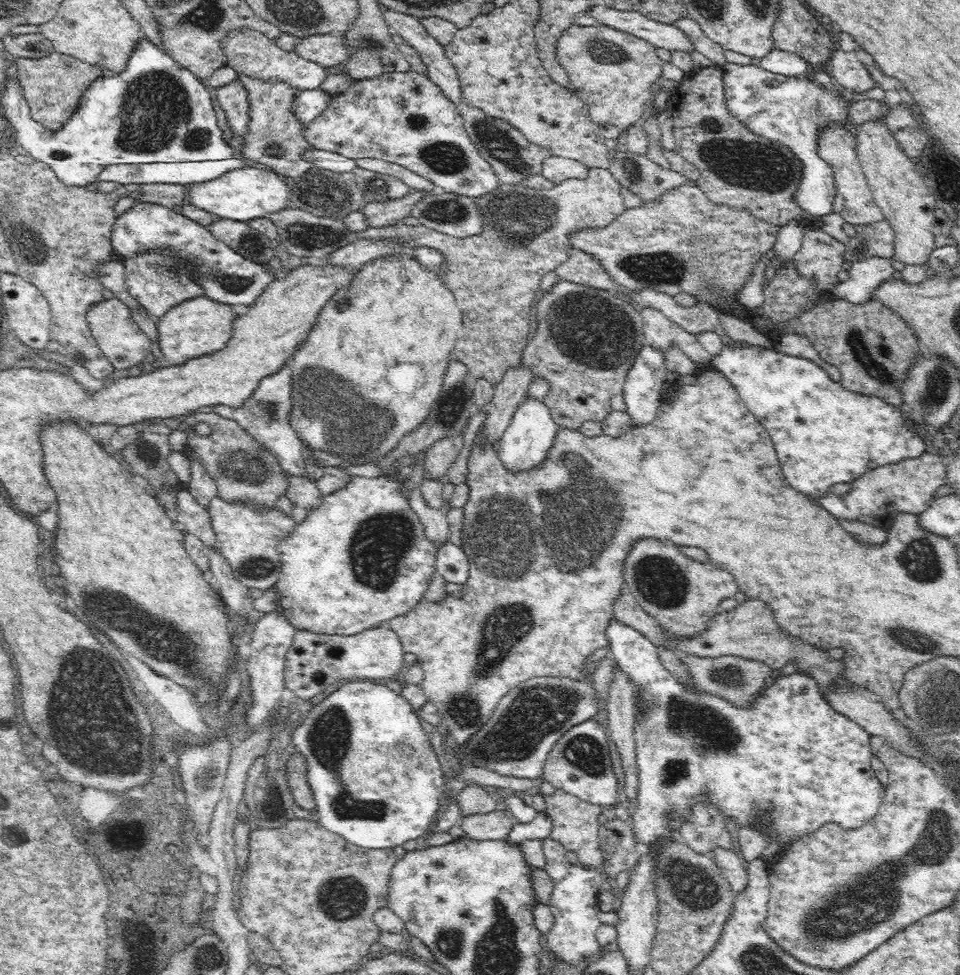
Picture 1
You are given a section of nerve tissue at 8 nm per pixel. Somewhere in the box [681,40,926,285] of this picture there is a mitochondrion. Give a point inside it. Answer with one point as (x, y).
(763, 169)

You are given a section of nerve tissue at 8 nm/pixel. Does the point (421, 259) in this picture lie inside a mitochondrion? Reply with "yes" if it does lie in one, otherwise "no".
no

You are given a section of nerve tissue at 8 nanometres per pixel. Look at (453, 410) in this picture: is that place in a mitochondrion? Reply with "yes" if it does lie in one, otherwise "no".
yes

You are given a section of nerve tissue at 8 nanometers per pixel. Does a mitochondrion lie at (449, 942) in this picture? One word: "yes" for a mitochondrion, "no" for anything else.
yes

